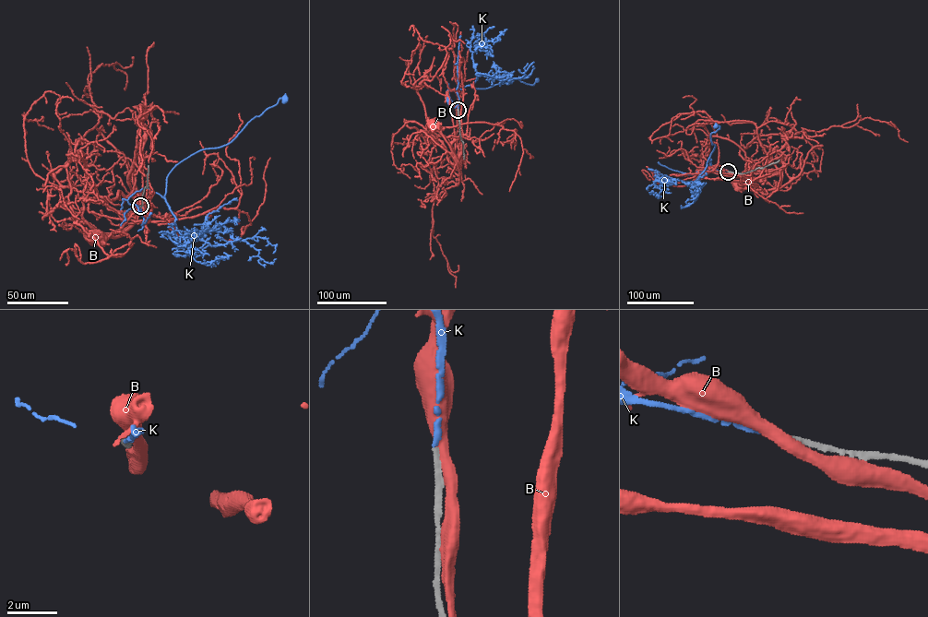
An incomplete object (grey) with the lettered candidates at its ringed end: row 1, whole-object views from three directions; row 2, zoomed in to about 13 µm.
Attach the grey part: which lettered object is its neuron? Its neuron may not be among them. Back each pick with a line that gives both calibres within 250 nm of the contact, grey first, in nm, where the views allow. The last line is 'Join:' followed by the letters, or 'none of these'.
K: 220/200 nm
Join: K

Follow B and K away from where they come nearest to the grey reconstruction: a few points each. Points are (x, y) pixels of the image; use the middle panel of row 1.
B: (458, 110), (455, 164), (427, 130), (414, 88), (433, 79), (446, 48), (412, 26), (412, 36)
K: (458, 110), (458, 93), (449, 89), (470, 85), (484, 88), (517, 78), (531, 85), (537, 80)

